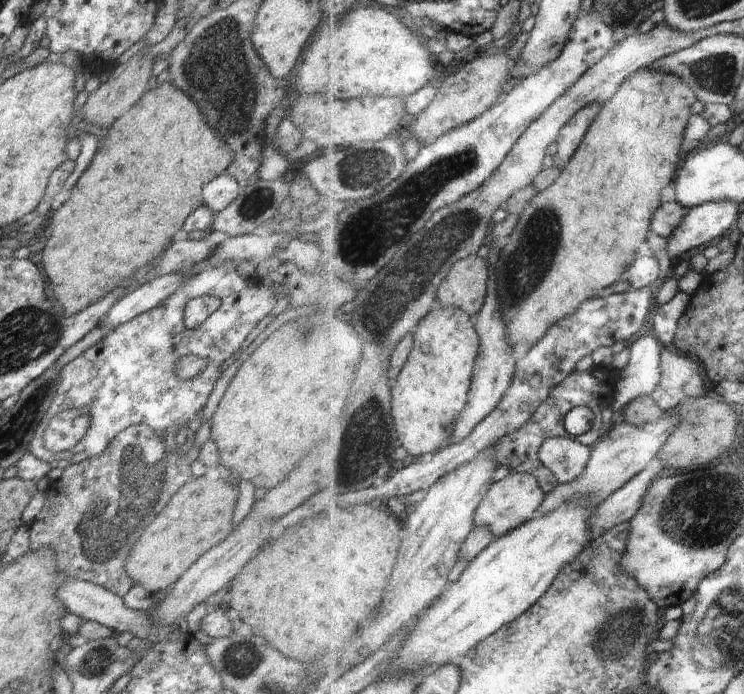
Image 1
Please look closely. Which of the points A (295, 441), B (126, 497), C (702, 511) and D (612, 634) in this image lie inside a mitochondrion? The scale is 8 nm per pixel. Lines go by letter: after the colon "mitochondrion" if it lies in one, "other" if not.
A: other
B: mitochondrion
C: mitochondrion
D: mitochondrion

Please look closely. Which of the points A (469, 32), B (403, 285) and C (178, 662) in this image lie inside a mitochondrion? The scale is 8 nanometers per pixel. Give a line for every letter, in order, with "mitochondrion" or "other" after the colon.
A: other
B: mitochondrion
C: other

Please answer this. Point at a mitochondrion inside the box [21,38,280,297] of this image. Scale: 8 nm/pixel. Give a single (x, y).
(255, 203)

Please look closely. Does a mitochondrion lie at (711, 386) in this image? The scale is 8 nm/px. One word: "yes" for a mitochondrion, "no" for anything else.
no

